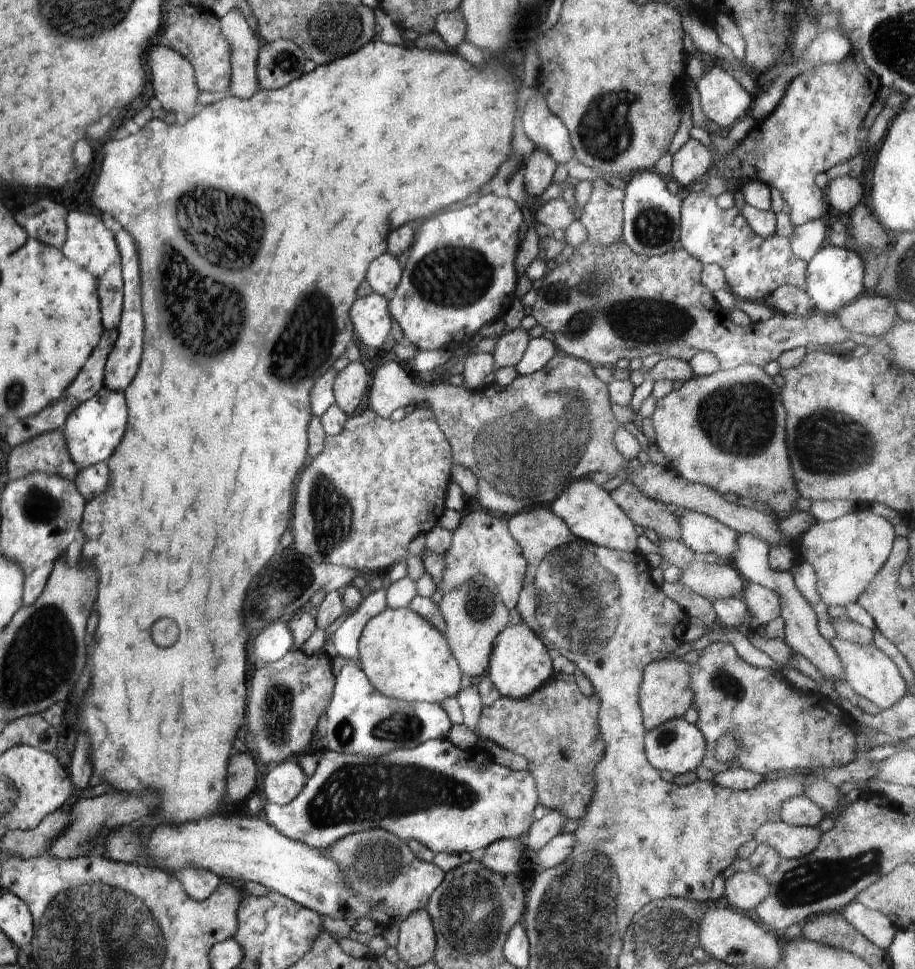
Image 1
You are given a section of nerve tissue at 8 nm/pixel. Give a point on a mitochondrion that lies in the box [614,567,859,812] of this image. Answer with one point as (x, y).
(724, 683)

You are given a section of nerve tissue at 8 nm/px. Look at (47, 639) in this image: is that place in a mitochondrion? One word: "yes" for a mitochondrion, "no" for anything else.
yes

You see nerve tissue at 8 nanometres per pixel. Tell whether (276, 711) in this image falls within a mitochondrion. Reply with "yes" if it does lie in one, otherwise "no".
yes

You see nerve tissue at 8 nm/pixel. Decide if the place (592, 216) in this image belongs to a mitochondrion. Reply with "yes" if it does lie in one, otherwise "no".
no

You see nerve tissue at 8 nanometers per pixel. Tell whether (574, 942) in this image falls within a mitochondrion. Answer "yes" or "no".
yes

